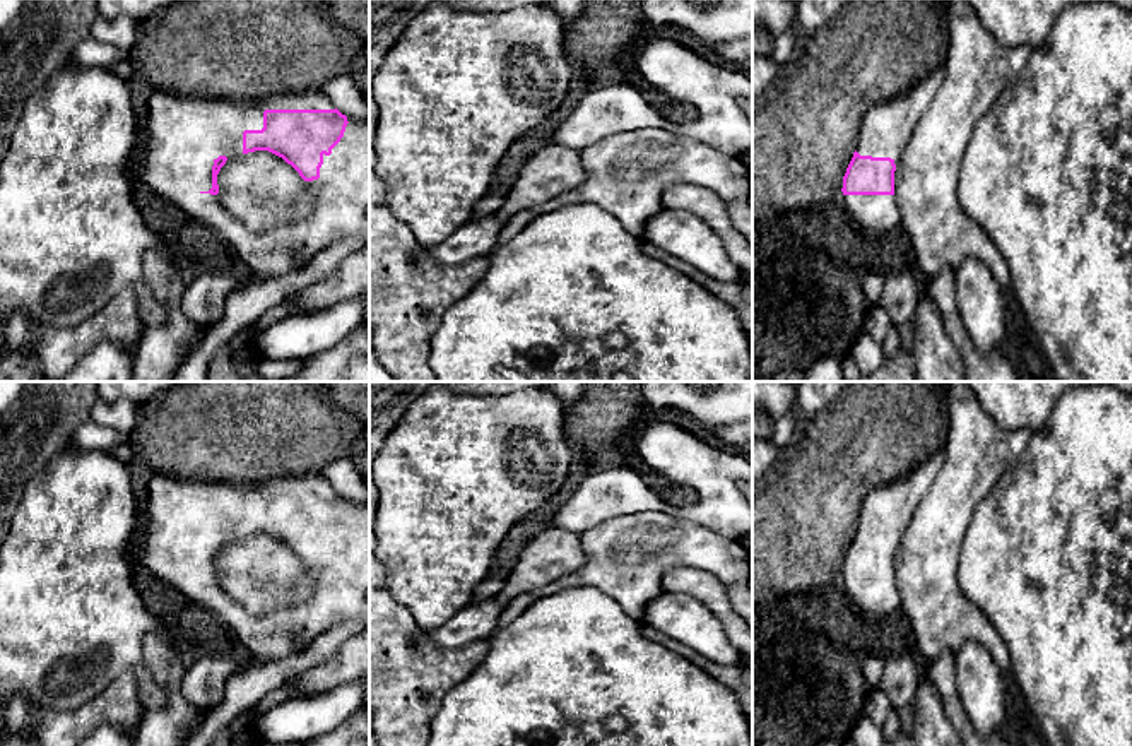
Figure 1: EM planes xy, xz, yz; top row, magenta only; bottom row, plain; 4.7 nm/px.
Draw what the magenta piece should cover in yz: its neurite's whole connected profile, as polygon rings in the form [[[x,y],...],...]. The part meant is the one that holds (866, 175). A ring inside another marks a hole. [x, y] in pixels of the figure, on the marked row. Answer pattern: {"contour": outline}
{"contour": [[[944,65],[894,99],[869,110],[843,176],[843,204],[853,221],[876,236],[901,228],[894,171],[911,133],[946,79]]]}

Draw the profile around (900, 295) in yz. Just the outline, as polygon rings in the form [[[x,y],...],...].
[[[910,263],[886,269],[882,298],[876,306],[882,308],[894,325],[913,318],[918,303],[918,284]]]

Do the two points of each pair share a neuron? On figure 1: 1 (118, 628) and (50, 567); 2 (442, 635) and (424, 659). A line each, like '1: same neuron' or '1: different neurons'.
1: same neuron
2: different neurons

